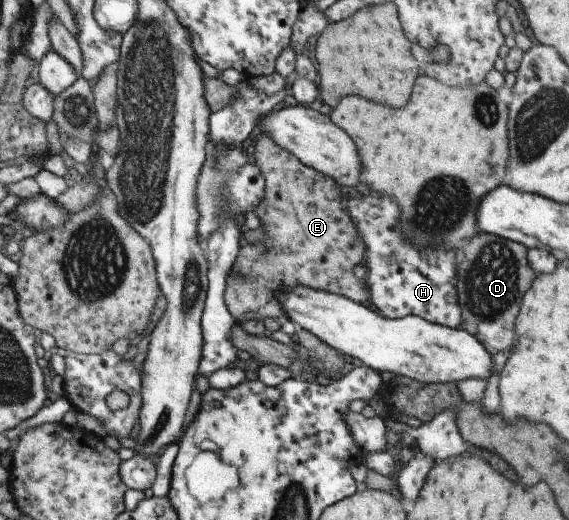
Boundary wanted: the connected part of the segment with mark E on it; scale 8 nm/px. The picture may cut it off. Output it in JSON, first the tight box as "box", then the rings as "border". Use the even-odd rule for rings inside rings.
{"box":[222,132,368,323],"border":[[[265,132],[253,145],[251,162],[260,169],[264,177],[264,199],[253,213],[261,222],[259,227],[263,229],[266,239],[261,243],[240,248],[225,278],[222,298],[234,321],[242,323],[247,320],[263,321],[267,318],[286,320],[287,317],[274,295],[277,290],[297,284],[331,292],[361,304],[367,299],[368,291],[362,281],[355,278],[353,267],[357,263],[362,264],[364,243],[346,211],[342,209],[345,190],[330,177],[301,163],[290,151],[281,149]]]}

